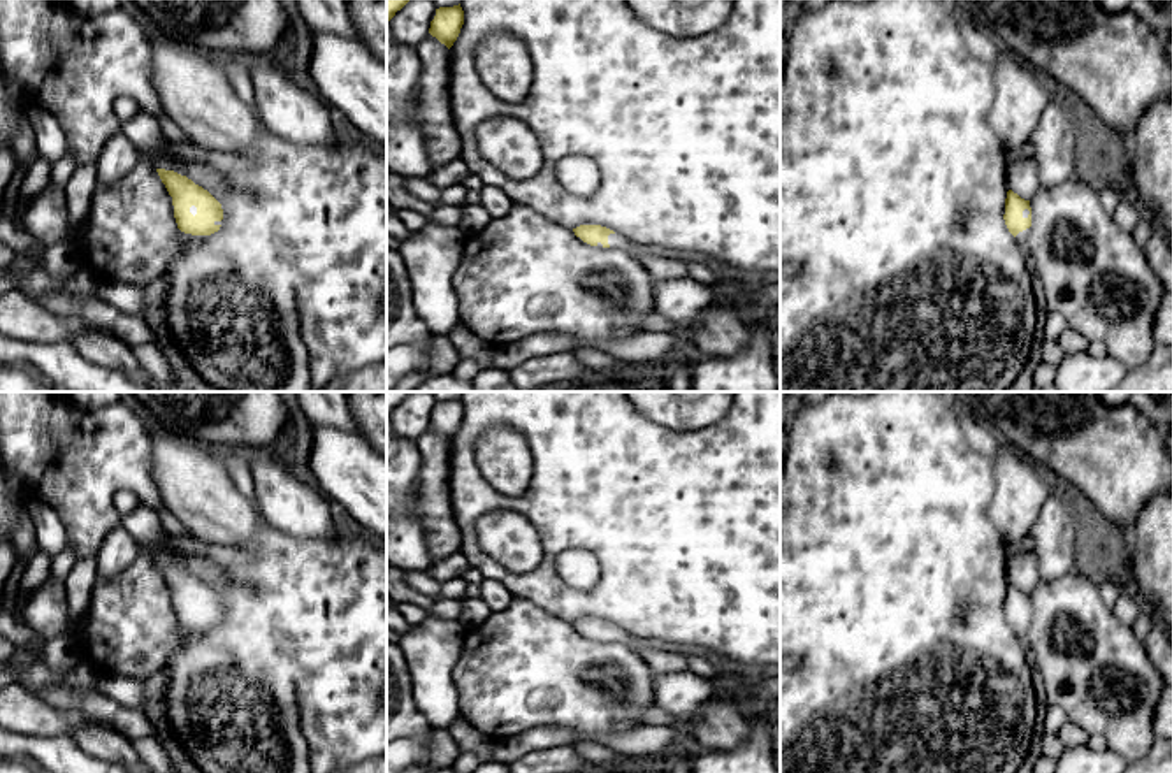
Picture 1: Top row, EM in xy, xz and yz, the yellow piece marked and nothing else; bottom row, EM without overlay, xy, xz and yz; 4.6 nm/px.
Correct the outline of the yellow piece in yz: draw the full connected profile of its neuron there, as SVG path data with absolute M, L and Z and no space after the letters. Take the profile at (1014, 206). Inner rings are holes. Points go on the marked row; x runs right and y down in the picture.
M1009 190L1005 199L1003 220L1009 232L1016 237L1017 244L1024 246L1031 227L1030 200L1024 200L1017 193Z

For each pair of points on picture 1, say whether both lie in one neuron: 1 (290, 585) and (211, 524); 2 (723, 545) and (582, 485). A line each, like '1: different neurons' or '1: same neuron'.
1: different neurons
2: same neuron

